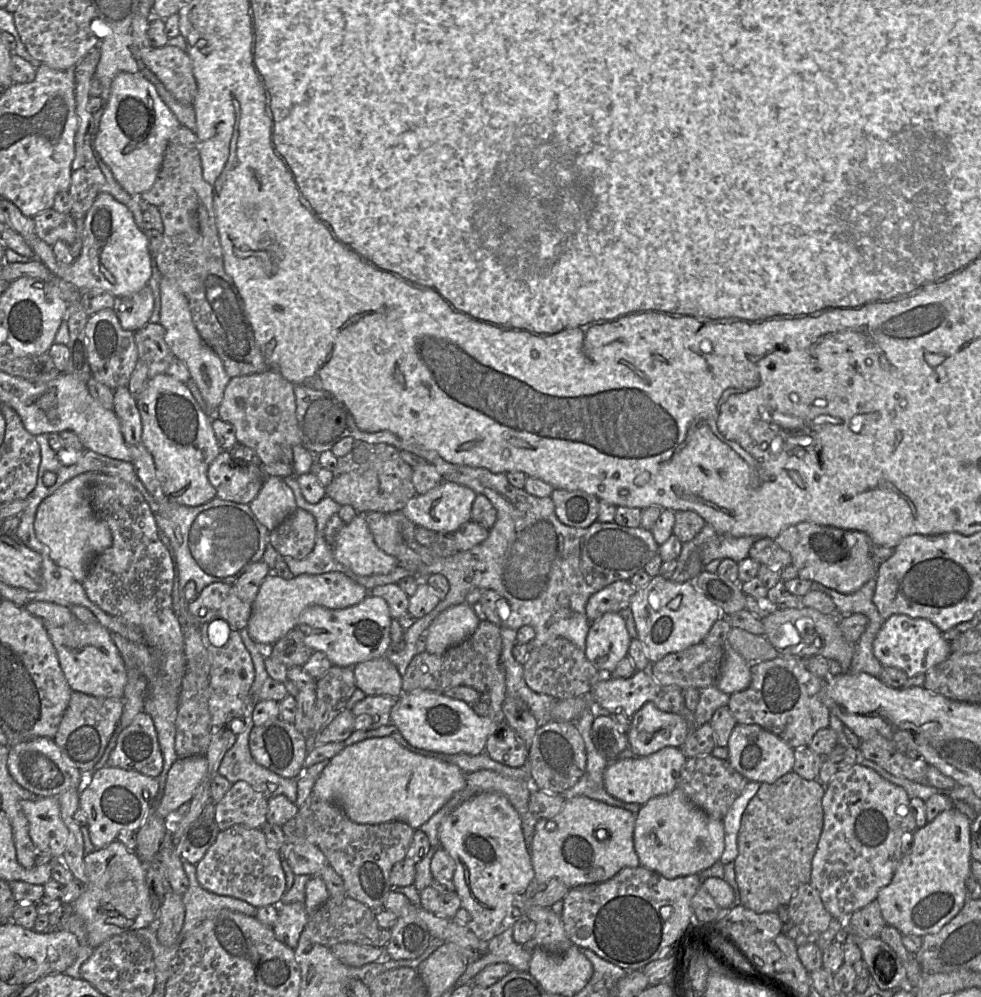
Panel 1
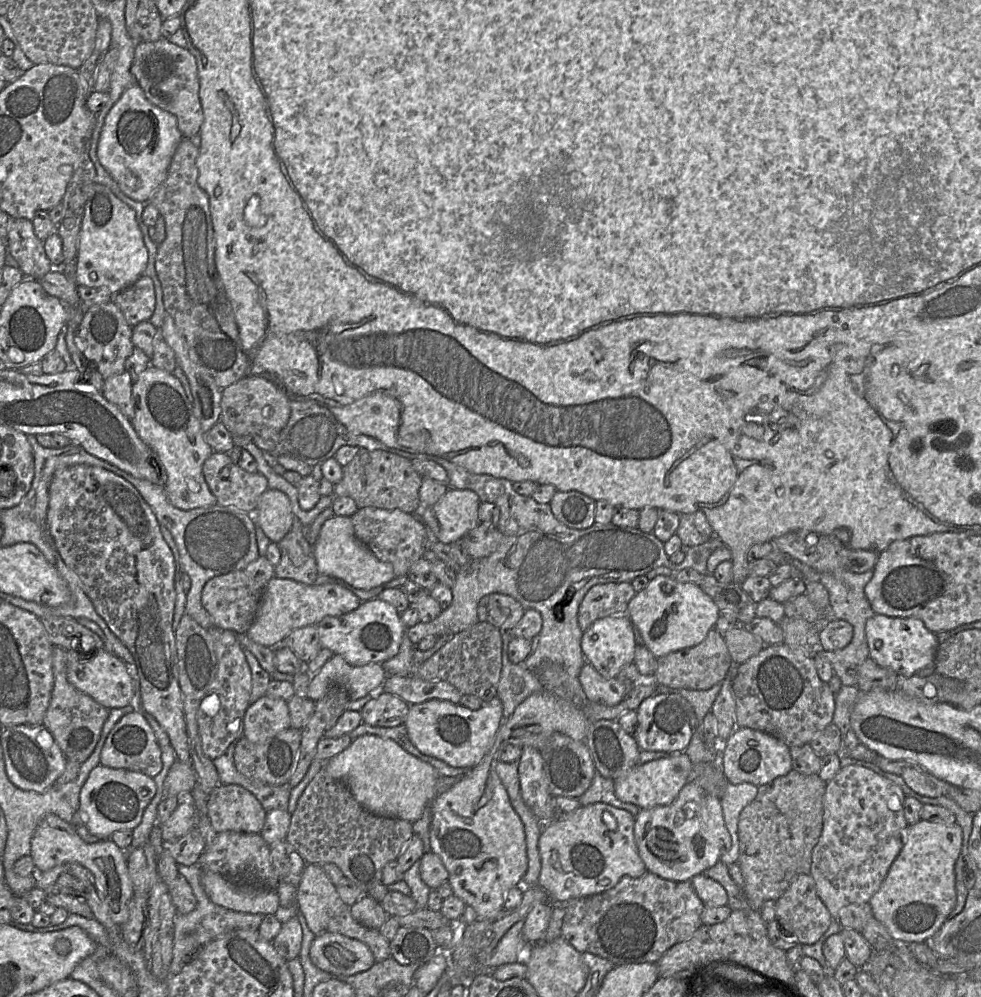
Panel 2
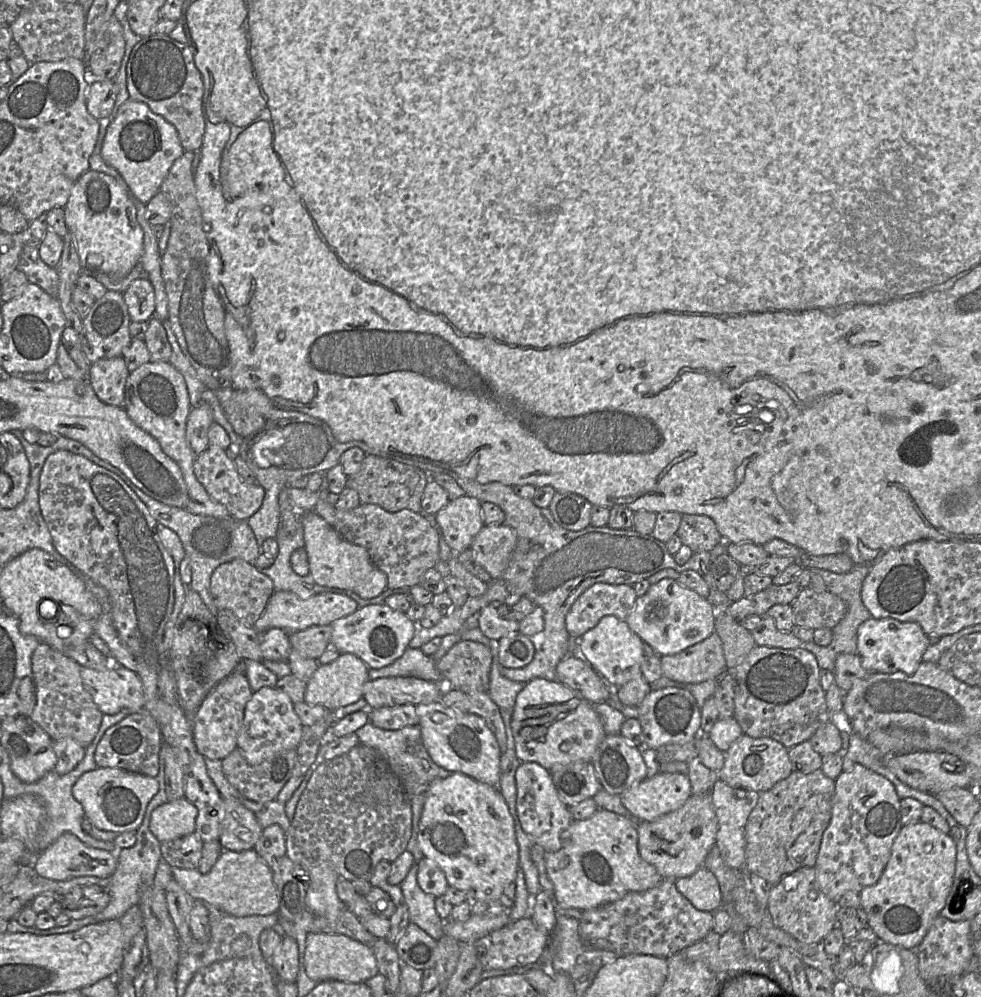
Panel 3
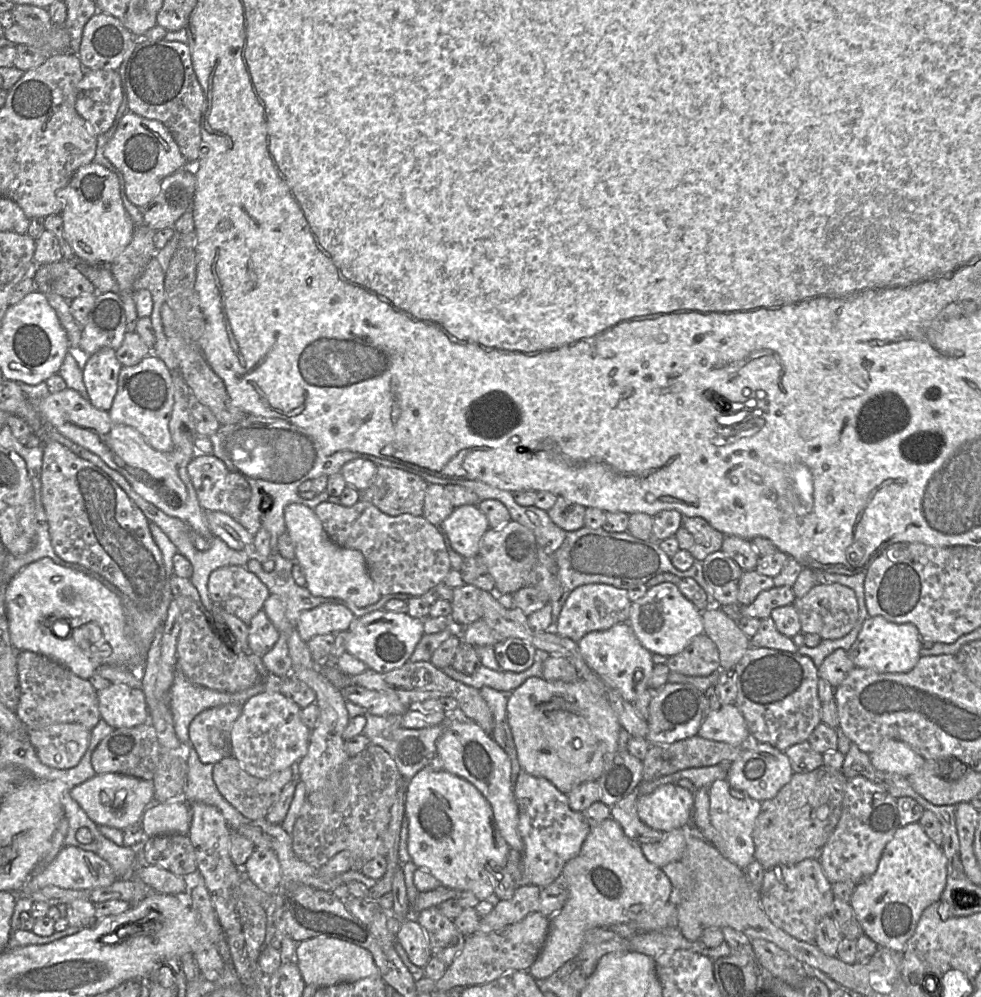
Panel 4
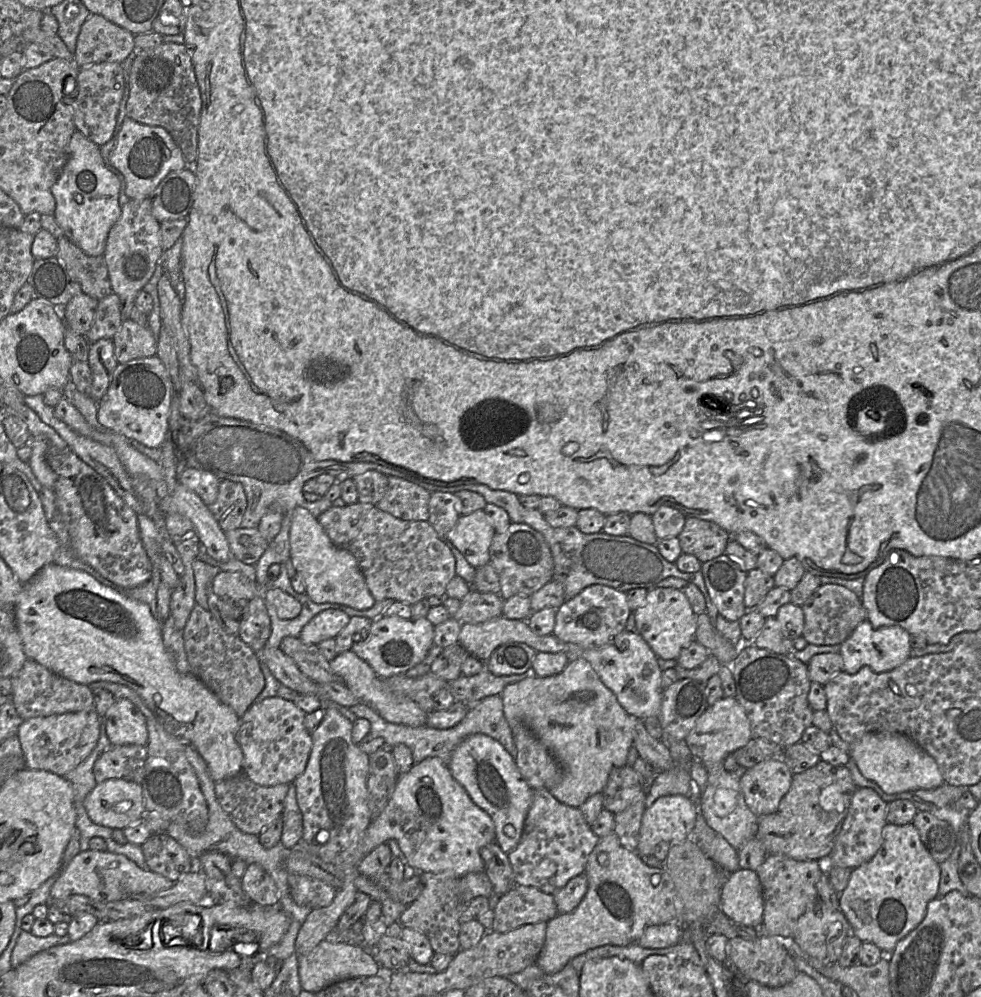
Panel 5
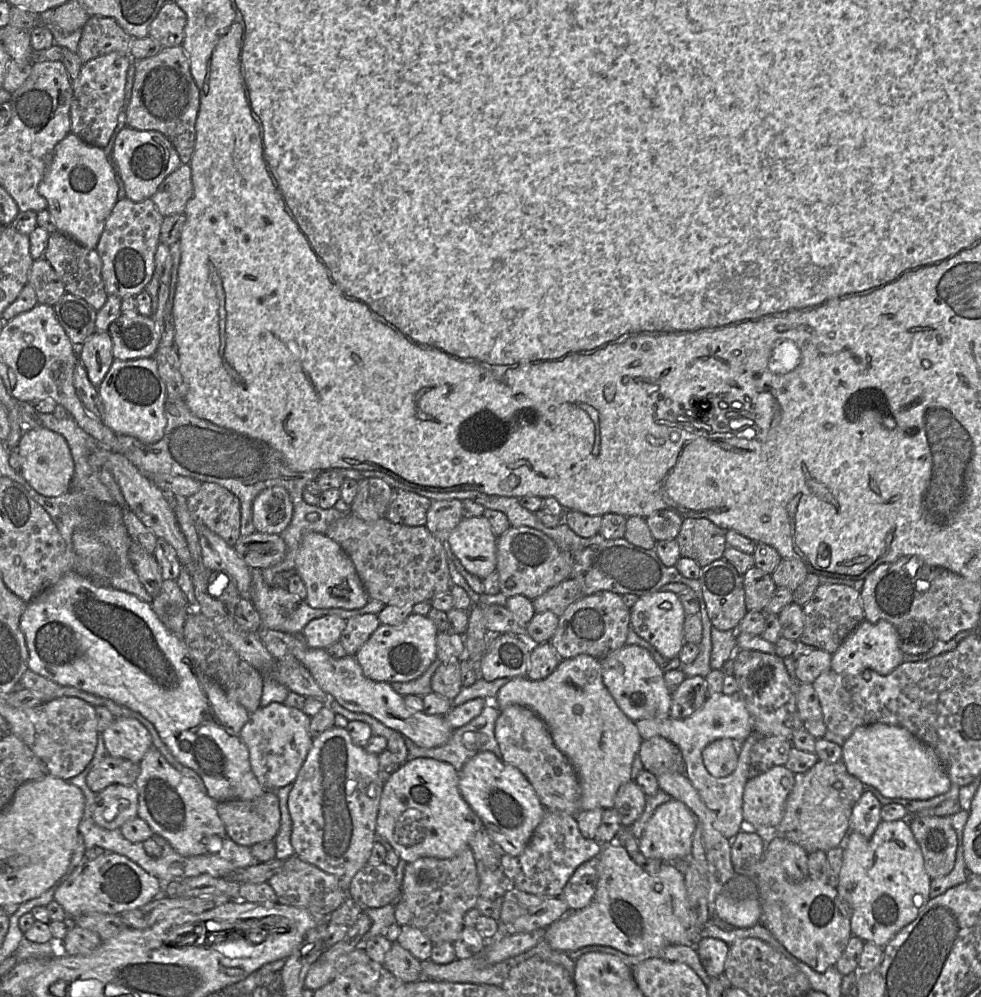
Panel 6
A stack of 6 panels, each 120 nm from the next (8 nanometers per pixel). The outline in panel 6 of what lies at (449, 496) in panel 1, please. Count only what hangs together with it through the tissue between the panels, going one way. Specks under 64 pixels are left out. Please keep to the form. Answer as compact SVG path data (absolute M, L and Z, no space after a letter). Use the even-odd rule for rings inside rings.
M483 515L462 518L447 542L469 573L484 579L496 570L497 536Z

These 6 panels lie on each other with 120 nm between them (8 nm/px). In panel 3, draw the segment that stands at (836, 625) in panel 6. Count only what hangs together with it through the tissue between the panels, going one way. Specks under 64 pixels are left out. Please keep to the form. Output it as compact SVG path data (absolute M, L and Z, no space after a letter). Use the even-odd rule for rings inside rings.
M802 588L790 604L795 627L810 629L834 628L844 617L847 606L837 595L825 590L816 592Z

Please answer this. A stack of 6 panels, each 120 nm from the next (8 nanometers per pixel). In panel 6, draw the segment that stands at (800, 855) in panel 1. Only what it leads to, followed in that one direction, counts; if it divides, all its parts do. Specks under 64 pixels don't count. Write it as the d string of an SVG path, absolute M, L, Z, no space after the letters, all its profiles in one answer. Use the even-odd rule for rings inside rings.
M818 760L809 770L794 774L794 786L787 797L783 818L775 829L765 831L764 834L766 836L771 833L780 835L801 846L808 854L818 850L827 852L835 847L843 847L850 832L850 817L853 807L864 792L865 785L848 772L846 765L842 761L827 763Z

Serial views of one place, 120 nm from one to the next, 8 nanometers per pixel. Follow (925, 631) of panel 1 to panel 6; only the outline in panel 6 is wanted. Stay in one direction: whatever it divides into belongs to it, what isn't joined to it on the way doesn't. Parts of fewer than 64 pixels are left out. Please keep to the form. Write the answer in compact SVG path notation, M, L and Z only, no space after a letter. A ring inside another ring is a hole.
M864 619L832 654L830 669L839 674L852 676L861 675L864 670L871 669L886 676L903 662L903 655L899 647L898 630L895 626L884 620L871 623Z

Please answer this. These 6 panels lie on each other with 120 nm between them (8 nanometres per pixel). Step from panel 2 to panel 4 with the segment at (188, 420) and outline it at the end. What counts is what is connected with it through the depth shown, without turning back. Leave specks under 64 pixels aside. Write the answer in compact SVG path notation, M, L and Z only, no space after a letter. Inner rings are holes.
M150 353L136 365L122 366L118 376L117 392L107 412L113 421L136 429L153 449L159 452L171 452L174 446L169 422L173 405L172 372L163 360ZM207 511L206 518L215 537L222 539L230 548L246 551L250 558L257 558L254 552L254 536L238 519L220 511Z

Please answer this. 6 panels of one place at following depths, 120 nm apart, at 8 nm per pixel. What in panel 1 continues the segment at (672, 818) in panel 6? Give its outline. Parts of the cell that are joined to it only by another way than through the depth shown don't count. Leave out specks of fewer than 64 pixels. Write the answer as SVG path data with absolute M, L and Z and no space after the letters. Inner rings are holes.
M666 746L647 756L616 759L608 763L603 779L606 791L623 802L645 804L649 799L670 793L677 781L687 757L680 748Z

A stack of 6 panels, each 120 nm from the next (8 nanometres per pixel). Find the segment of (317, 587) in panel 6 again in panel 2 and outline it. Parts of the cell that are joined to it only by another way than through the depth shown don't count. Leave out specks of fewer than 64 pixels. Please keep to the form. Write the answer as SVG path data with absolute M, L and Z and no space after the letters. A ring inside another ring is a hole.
M333 516L326 520L312 547L320 574L338 578L356 589L369 590L393 580L392 564L379 560L356 536L349 516Z

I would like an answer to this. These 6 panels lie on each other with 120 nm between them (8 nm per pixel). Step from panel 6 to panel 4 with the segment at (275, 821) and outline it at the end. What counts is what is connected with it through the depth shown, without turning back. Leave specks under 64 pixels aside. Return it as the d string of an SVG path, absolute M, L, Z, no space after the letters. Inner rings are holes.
M232 755L214 765L213 779L223 796L238 812L250 820L264 819L276 804L283 789L296 778L295 767L275 772L266 778L257 778L248 774Z

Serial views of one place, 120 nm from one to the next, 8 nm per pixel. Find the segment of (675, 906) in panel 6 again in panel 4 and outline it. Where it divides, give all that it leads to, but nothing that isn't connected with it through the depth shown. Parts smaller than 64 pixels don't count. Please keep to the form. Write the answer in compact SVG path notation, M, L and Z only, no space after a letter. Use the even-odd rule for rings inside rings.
M611 817L590 828L579 853L564 865L555 882L567 889L568 899L564 907L549 918L544 946L528 970L536 980L549 978L577 956L589 929L635 921L667 902L674 903L670 879L645 858L640 844L627 837L621 825Z

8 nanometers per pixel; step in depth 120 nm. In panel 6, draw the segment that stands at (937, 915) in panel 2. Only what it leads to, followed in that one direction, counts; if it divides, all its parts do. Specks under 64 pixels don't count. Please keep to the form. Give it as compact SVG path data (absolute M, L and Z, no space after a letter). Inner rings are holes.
M907 820L881 821L871 838L865 838L858 832L850 831L843 844L843 861L838 877L837 891L851 908L851 933L884 947L902 928L911 923L920 909L930 899L931 878L924 867L921 848L916 841Z

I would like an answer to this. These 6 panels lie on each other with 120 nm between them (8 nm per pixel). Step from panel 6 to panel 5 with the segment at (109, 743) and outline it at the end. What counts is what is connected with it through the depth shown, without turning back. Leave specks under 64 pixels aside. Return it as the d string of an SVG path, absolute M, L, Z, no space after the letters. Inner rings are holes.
M125 698L115 699L102 718L111 745L147 745L147 721L140 709Z

